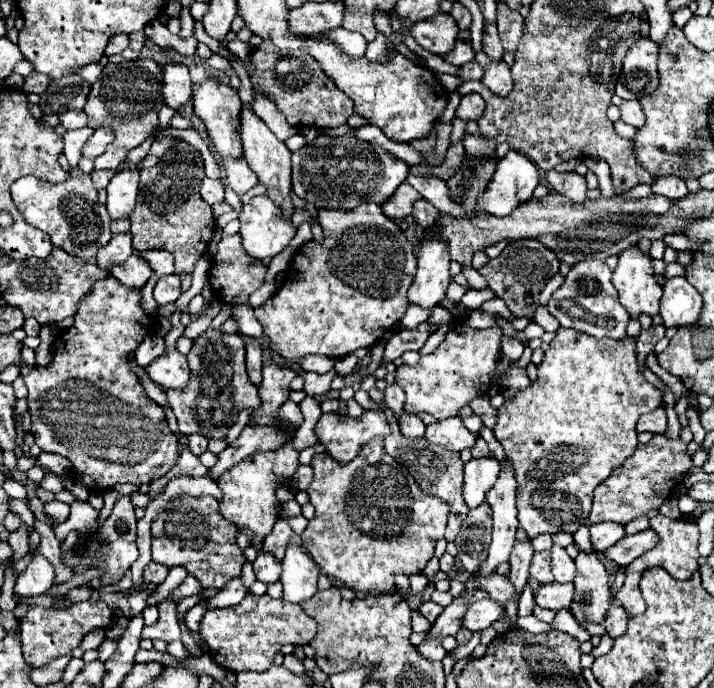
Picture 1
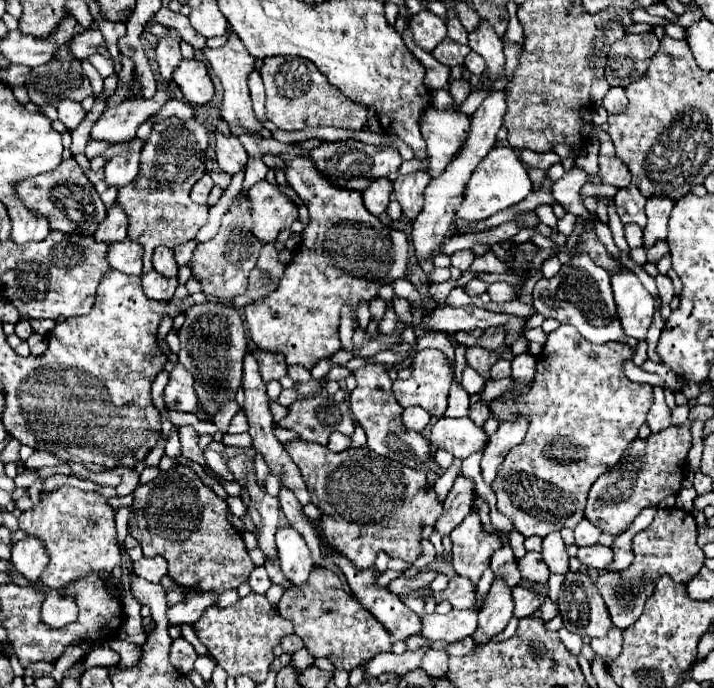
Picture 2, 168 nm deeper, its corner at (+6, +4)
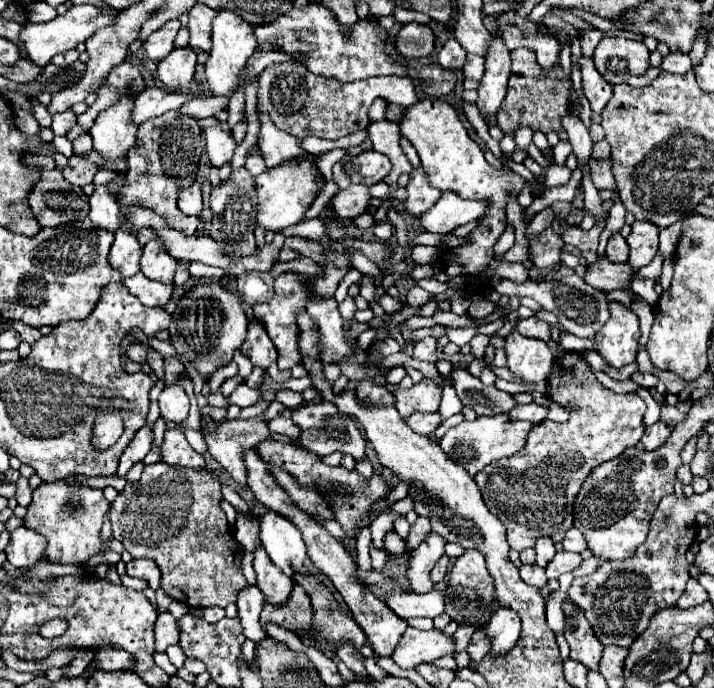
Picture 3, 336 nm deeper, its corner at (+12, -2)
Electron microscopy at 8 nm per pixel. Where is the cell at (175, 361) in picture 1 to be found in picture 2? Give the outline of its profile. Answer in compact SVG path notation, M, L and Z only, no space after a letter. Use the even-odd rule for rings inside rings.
M180 363L174 365L170 373L170 381L164 389L164 401L166 401L166 407L172 411L194 413L198 409L196 393L194 393L194 377Z

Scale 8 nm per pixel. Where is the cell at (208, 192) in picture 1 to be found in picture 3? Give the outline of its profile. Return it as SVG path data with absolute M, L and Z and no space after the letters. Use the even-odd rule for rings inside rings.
M194 183L188 189L184 189L184 193L180 193L178 205L180 205L180 211L184 215L198 217L200 211L202 211L202 189L200 189L200 183Z

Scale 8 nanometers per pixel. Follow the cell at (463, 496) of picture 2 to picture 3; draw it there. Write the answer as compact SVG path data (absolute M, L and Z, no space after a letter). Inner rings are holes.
M430 531L428 537L422 541L422 545L412 553L410 567L408 567L410 591L428 593L434 587L428 575L430 575L430 569L436 565L436 561L444 555L444 545L446 545L446 539Z

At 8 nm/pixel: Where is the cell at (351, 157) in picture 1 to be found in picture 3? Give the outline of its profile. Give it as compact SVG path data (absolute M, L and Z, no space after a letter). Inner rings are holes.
M366 151L356 157L344 157L332 167L332 181L340 187L346 189L348 185L374 185L382 181L392 169L392 163L386 155L378 151Z

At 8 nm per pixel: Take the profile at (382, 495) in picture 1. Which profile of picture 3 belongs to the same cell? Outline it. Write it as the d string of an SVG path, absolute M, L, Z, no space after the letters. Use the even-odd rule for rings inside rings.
M268 439L268 441L262 441L256 449L258 449L258 455L264 461L268 461L272 465L280 465L302 487L314 487L322 495L322 499L332 509L334 519L342 525L342 529L346 533L346 537L342 537L340 543L344 545L344 549L348 549L348 553L352 557L356 557L356 539L358 539L360 531L364 529L364 527L358 527L358 521L362 517L368 517L376 509L378 501L382 501L382 499L388 497L388 493L392 491L392 485L382 475L372 475L370 479L364 479L356 469L348 471L342 465L336 465L336 467L326 465L318 455L314 455L314 453L310 453L310 451L294 445L294 443L284 443L284 441L272 441L272 439Z

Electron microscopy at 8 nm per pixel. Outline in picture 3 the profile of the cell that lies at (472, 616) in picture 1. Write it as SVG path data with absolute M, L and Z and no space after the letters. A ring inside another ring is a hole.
M408 627L392 659L404 669L414 669L418 663L432 663L444 655L452 655L454 649L456 649L454 635L448 635L440 629L420 631Z

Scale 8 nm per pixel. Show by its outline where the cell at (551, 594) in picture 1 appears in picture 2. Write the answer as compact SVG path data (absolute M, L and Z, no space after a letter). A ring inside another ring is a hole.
M516 585L512 589L512 599L514 599L514 617L518 619L528 617L540 609L540 597L532 589L526 589L522 585Z

